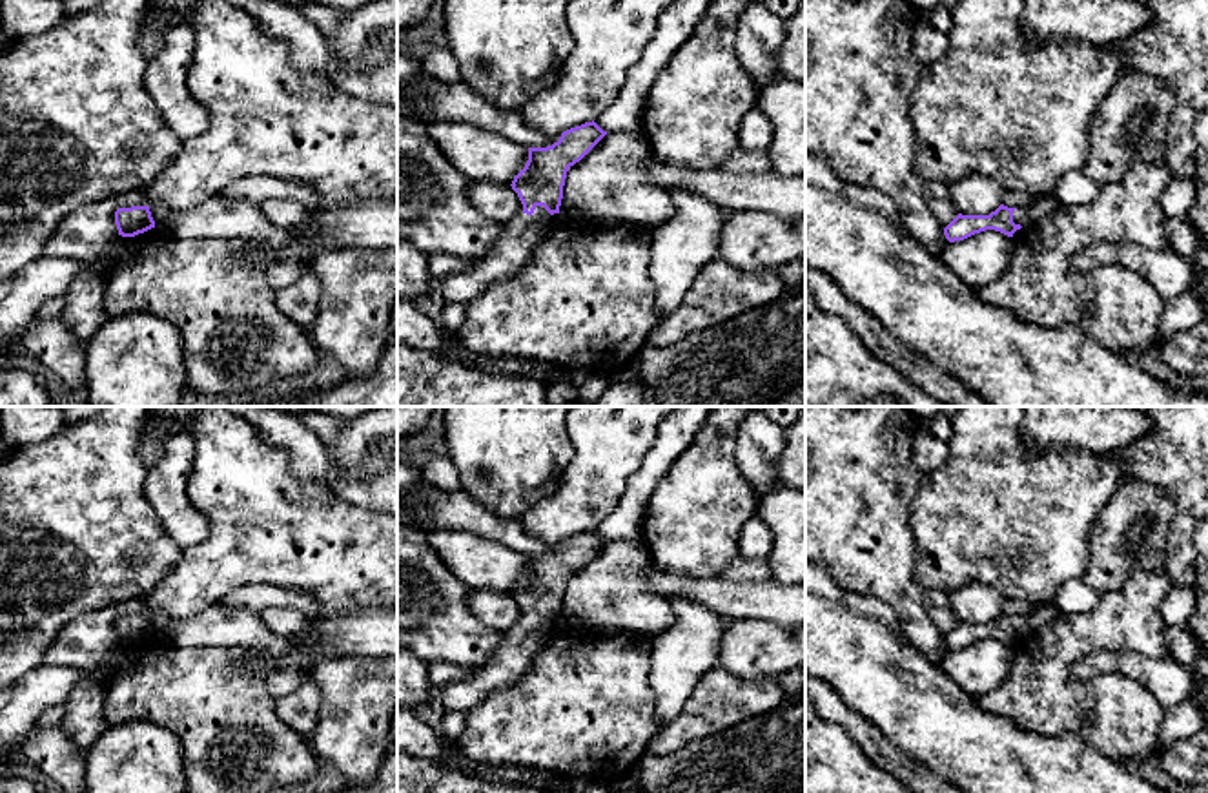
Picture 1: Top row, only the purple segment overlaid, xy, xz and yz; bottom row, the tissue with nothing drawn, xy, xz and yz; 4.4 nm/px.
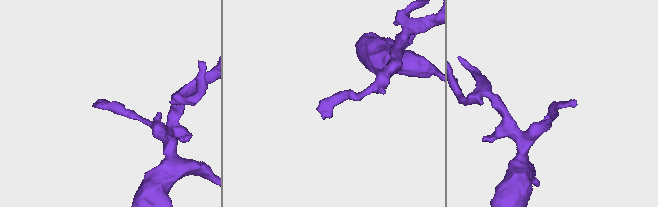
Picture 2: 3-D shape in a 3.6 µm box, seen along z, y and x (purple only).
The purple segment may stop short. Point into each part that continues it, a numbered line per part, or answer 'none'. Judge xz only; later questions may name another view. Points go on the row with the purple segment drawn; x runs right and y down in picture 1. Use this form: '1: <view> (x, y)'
1: xz (520, 237)

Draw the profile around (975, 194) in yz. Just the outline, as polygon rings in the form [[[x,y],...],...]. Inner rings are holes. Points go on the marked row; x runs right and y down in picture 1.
[[[969,173],[949,184],[955,208],[962,215],[989,215],[1002,204],[1004,188],[980,173]]]

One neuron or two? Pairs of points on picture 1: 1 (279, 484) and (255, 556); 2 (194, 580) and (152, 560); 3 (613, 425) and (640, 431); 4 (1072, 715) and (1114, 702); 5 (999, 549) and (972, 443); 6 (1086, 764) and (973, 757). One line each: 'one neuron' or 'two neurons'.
1: one neuron
2: two neurons
3: one neuron
4: one neuron
5: one neuron
6: one neuron

